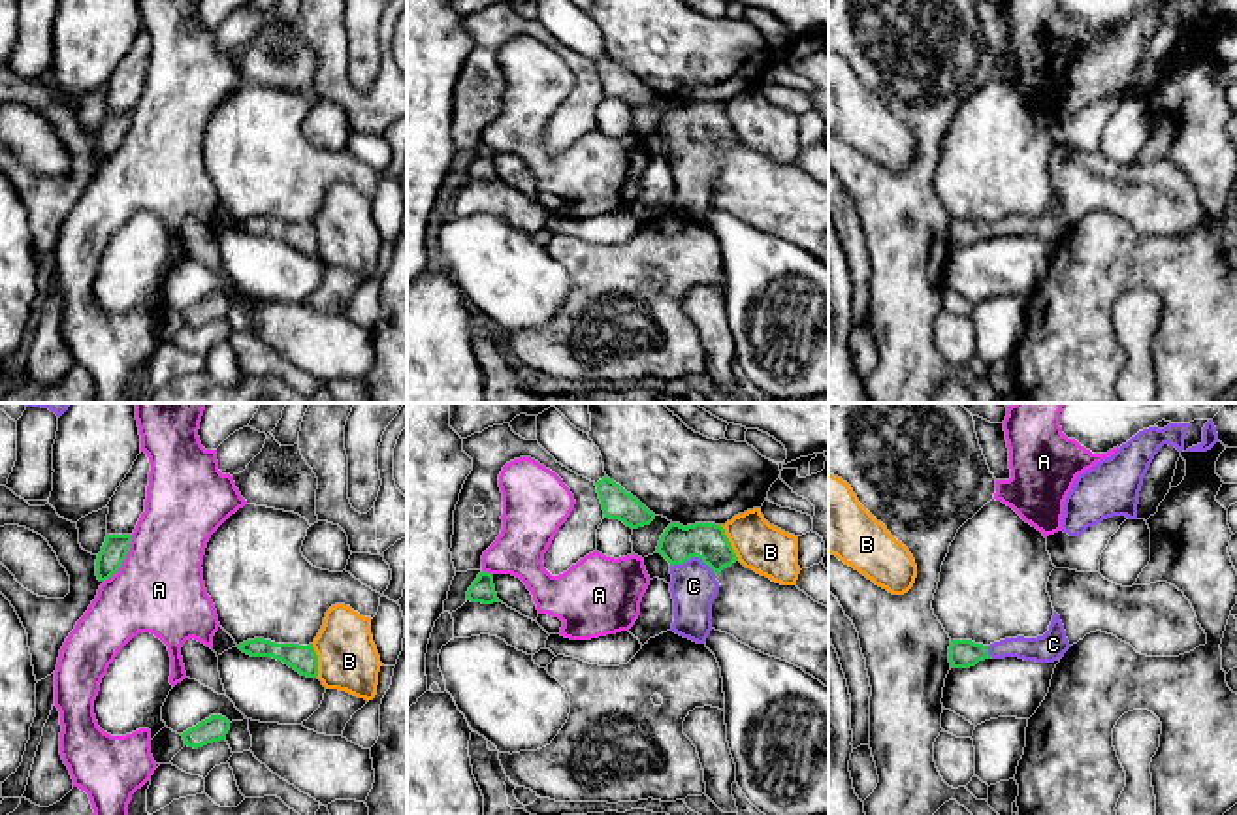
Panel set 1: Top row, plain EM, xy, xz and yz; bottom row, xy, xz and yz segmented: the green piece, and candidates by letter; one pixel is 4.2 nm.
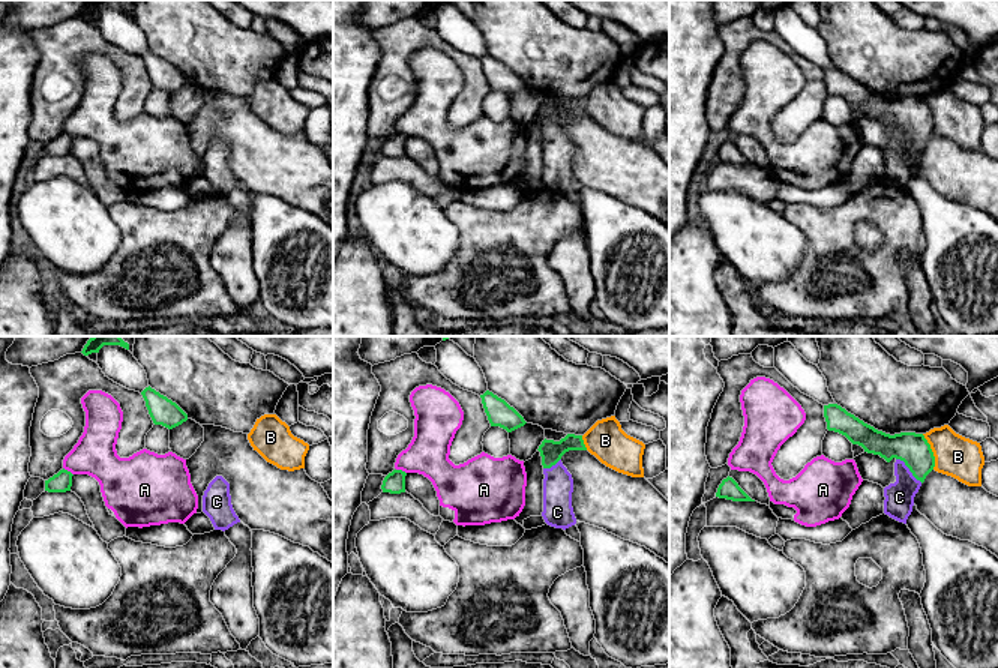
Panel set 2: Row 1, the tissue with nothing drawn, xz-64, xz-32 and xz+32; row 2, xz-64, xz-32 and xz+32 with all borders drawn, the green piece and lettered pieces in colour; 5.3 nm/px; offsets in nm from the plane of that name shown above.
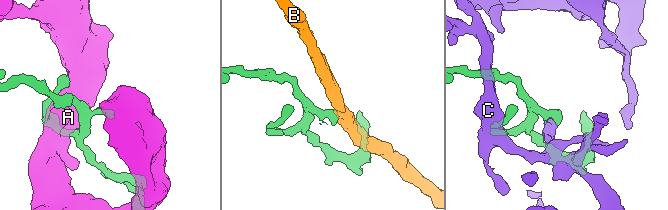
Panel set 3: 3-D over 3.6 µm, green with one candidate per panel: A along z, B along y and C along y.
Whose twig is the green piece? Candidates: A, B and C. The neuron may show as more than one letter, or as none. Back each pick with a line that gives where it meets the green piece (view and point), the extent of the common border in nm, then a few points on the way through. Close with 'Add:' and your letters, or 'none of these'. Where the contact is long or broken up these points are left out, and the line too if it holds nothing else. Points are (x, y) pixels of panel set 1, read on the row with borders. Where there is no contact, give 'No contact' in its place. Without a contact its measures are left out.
C: Touches green at xz (693, 556). Shared border 200 nm. Path across: xz (706, 541), (693, 556), (693, 586)
Add: C

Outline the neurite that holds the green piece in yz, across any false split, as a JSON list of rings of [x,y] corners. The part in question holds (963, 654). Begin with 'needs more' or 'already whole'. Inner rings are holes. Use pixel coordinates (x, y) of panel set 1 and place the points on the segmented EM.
needs more | [[[1054,612],[1049,631],[1037,638],[1005,638],[990,646],[972,640],[951,640],[949,663],[953,668],[970,668],[985,659],[1019,657],[1036,663],[1054,663],[1069,649],[1060,615]]]

